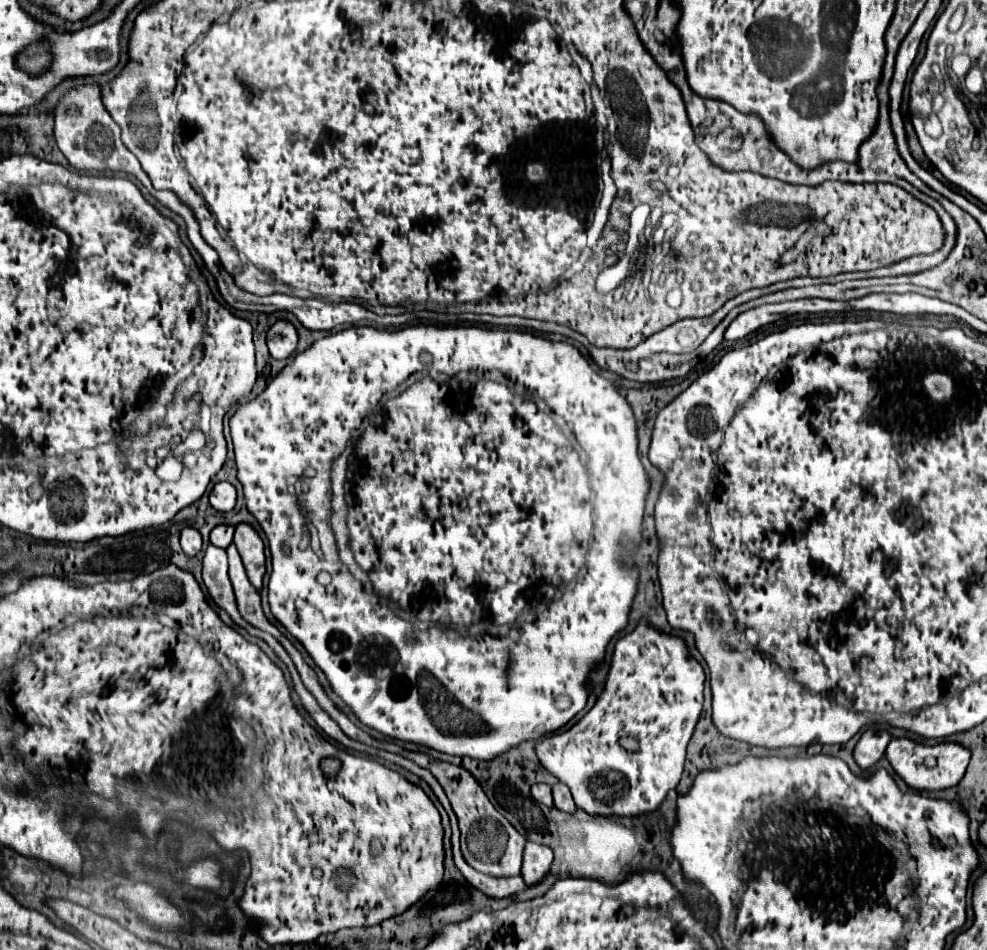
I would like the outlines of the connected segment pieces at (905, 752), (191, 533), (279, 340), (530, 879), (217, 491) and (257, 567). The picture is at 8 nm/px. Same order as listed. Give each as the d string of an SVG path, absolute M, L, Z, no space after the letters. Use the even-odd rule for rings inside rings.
M892 739L886 747L886 759L890 761L892 769L896 771L898 777L904 779L904 783L910 789L916 791L940 791L948 787L956 787L960 779L966 773L968 761L970 761L970 751L964 749L958 743L936 743L936 745L920 745L910 739ZM924 763L930 767L924 767Z
M184 529L182 535L180 535L180 545L182 545L182 551L188 555L188 557L194 557L200 547L202 547L202 537L196 529Z
M278 319L266 333L266 343L270 349L270 355L274 359L288 359L296 345L298 345L298 333L296 327L286 321L286 319Z
M528 841L524 847L524 859L522 859L522 877L528 887L540 883L540 879L548 873L550 863L554 855L552 849L546 845L538 845Z
M222 481L222 483L216 483L212 493L210 493L210 505L218 511L218 513L230 513L236 505L236 489Z
M240 523L234 533L234 545L238 547L238 553L242 557L242 563L246 567L248 579L256 591L262 589L262 577L264 577L264 543L258 537L258 533L246 525Z

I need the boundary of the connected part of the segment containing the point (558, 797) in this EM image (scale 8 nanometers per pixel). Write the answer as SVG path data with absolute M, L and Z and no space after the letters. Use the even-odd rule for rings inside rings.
M556 783L552 787L552 797L554 797L554 807L566 813L574 813L576 811L576 803L570 795L570 789L564 783Z

